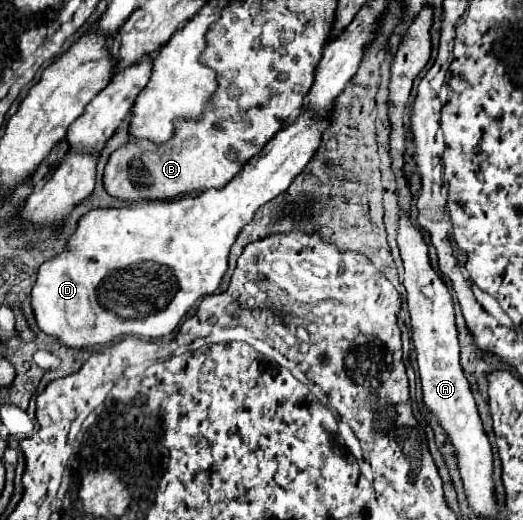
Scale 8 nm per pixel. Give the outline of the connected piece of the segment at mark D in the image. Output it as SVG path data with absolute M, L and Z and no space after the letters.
M304 112L304 116L298 116L294 124L290 124L288 128L280 130L264 148L258 156L250 158L240 176L234 176L234 180L230 180L224 188L212 188L212 190L206 190L198 196L186 196L186 198L180 198L176 202L140 202L140 204L134 204L134 206L126 206L126 208L98 208L98 210L90 210L88 214L84 214L78 222L78 228L76 232L70 236L68 240L68 252L60 254L60 256L54 256L52 260L44 262L38 270L38 278L36 278L36 284L32 288L32 310L34 310L34 318L36 318L36 324L38 328L58 340L60 344L68 346L68 348L88 348L88 346L106 346L106 344L112 344L116 342L118 338L122 336L140 336L140 338L160 338L160 336L168 336L178 324L180 320L184 318L184 314L196 304L196 300L200 300L204 294L214 294L214 290L218 288L224 272L228 270L228 254L230 254L230 248L238 236L238 232L250 224L250 220L254 218L254 212L264 206L266 202L270 202L272 198L276 198L278 194L282 194L288 186L290 186L290 180L294 180L306 166L306 162L312 158L312 154L316 152L318 144L320 144L320 136L322 132L328 128L328 112L320 114L320 116L312 116L310 112Z

